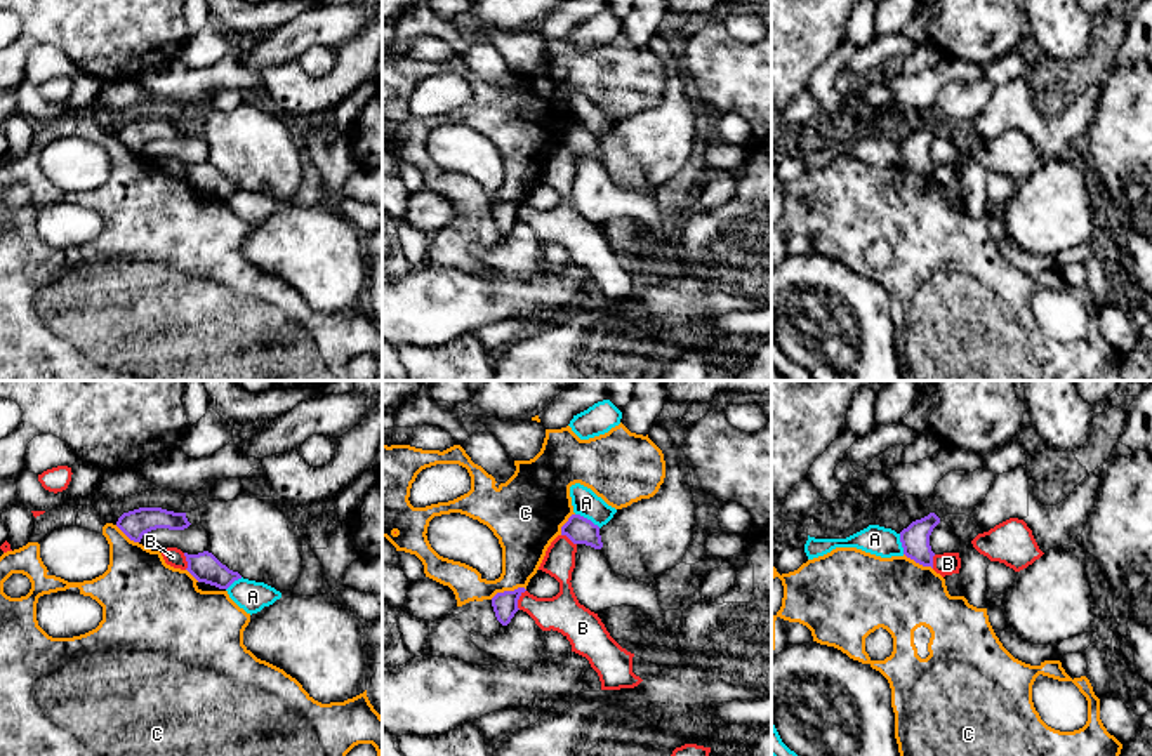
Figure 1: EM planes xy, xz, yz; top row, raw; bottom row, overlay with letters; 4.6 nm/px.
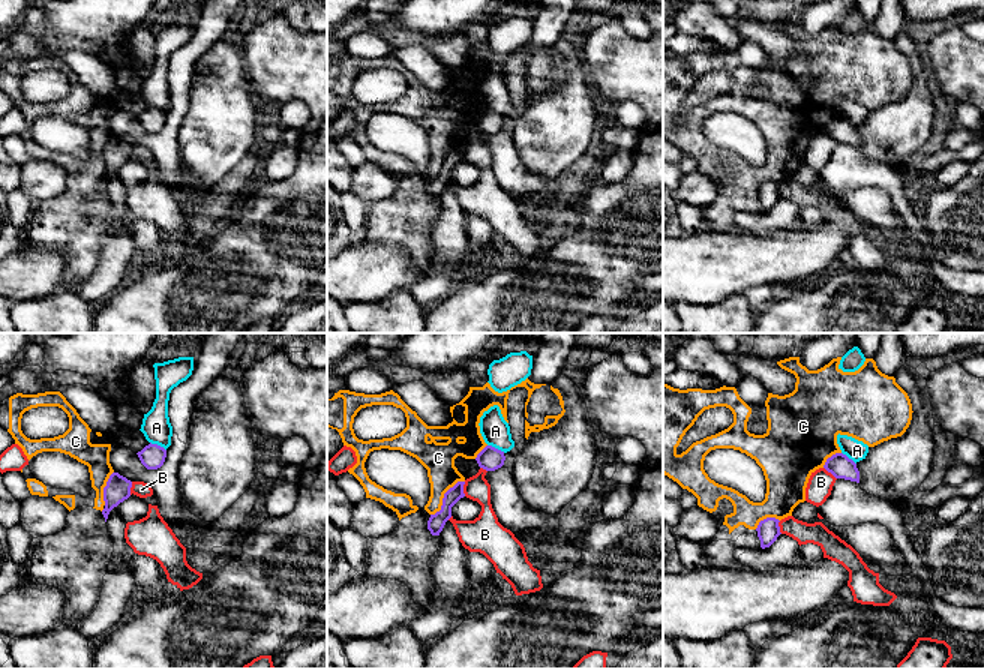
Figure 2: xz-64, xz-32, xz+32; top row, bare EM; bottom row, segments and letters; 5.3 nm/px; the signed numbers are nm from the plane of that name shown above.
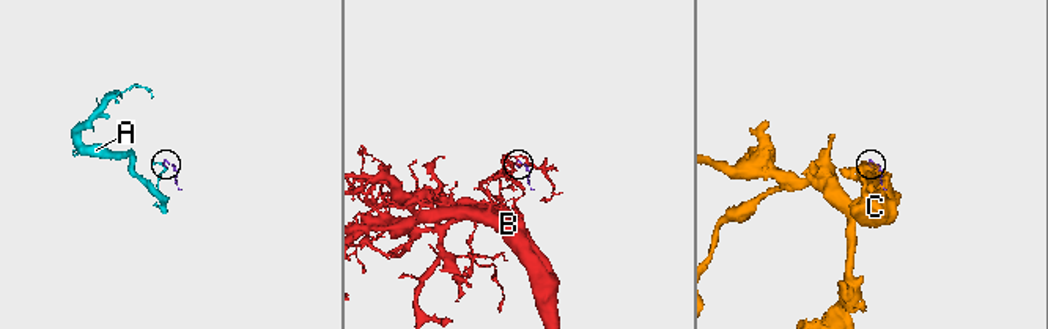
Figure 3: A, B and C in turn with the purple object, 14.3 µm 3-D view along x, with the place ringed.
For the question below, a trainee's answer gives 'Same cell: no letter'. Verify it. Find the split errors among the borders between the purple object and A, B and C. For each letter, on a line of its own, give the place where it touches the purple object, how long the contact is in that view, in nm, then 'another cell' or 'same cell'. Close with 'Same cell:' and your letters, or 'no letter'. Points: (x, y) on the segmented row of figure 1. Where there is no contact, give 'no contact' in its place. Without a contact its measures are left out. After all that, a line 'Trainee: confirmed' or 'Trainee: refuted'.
A: xz (586, 518) | 140 nm | another cell
B: xz (518, 598) | 100 nm | another cell
C: xz (508, 591) | 180 nm | another cell
Same cell: no letter
Trainee: confirmed

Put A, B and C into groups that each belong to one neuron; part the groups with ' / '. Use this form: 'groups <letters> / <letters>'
groups A B / C

